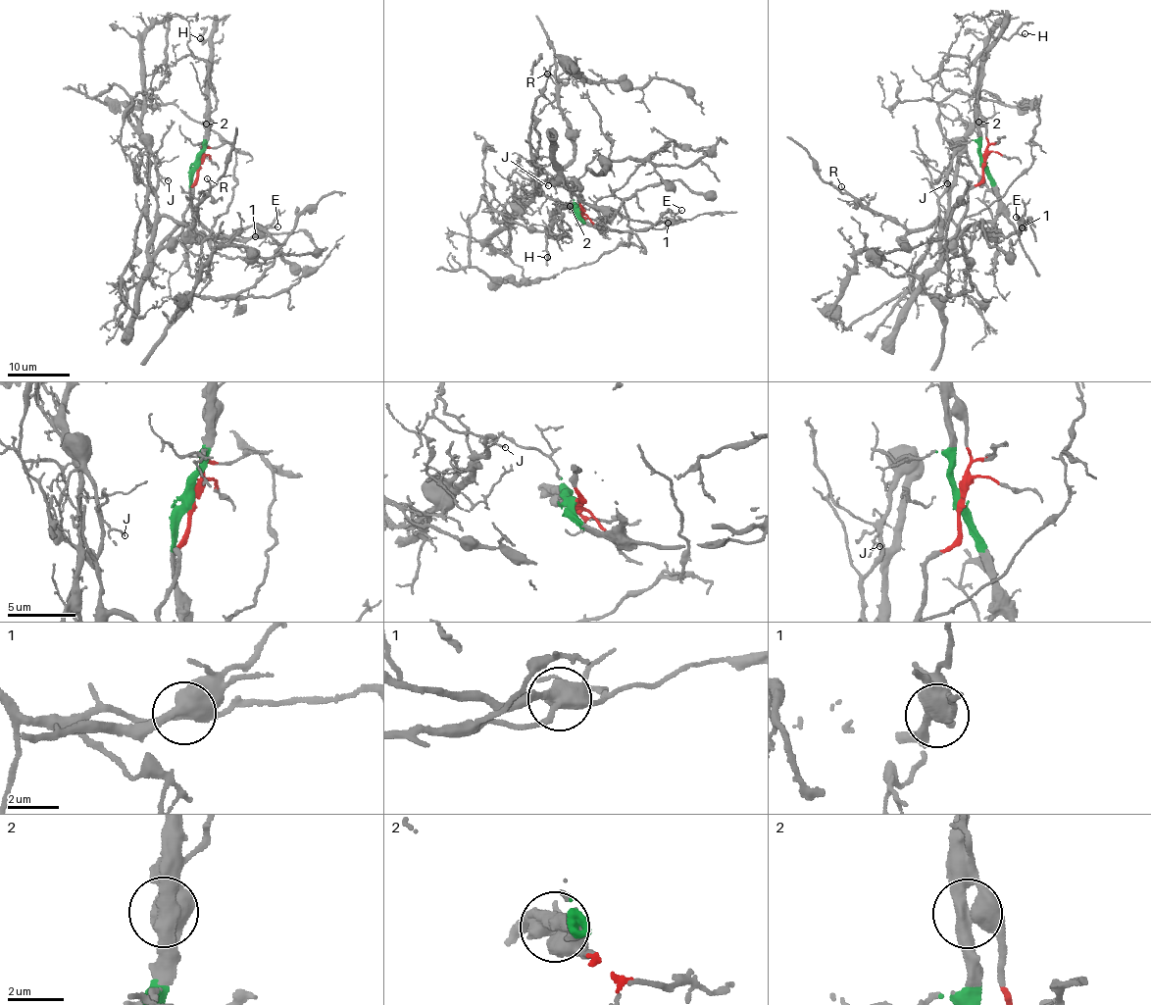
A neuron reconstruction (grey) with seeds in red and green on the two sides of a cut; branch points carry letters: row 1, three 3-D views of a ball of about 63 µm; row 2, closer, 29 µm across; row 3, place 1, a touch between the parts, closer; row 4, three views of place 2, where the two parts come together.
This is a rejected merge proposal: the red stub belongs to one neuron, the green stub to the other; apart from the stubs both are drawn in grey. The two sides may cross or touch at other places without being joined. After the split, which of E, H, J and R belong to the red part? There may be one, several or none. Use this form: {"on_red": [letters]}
{"on_red": ["E", "J", "R"]}

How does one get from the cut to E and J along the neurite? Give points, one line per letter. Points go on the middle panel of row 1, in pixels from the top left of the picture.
E: (580, 211), (585, 210), (578, 185), (575, 193), (582, 202), (641, 222), (671, 223), (680, 210)
J: (580, 211), (584, 210), (579, 196), (582, 189), (577, 185), (547, 179), (540, 181), (538, 188), (548, 185)

